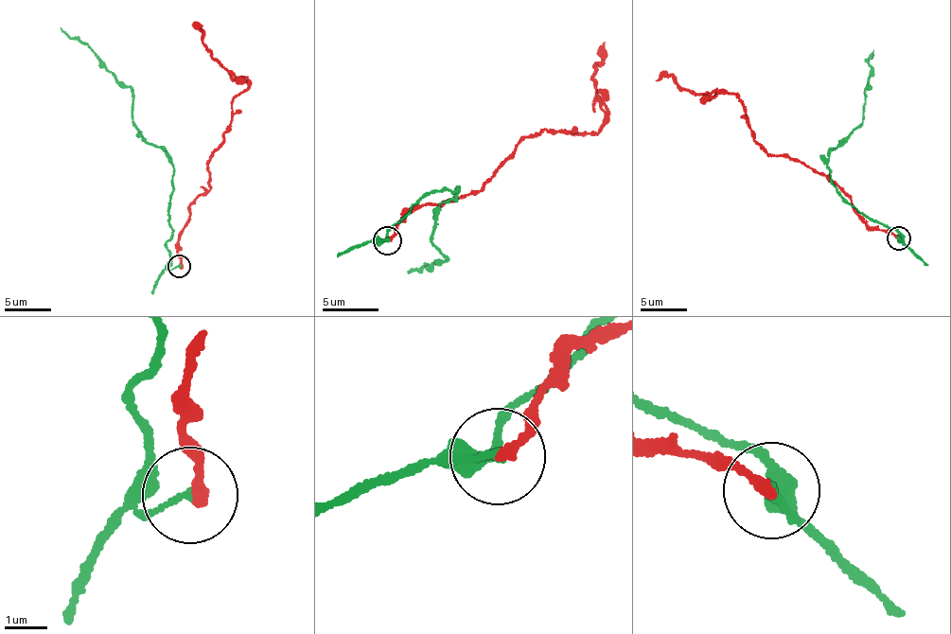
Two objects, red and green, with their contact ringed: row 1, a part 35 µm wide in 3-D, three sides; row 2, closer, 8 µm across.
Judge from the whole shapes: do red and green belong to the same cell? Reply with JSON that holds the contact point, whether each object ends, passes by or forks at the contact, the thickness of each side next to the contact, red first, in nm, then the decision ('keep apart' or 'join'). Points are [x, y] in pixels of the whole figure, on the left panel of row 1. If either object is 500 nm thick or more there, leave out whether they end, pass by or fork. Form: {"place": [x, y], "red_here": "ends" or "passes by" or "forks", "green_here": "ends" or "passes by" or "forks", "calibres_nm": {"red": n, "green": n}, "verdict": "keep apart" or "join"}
{"place": [179, 266], "red_here": "ends", "green_here": "ends", "calibres_nm": {"red": 240, "green": 160}, "verdict": "keep apart"}

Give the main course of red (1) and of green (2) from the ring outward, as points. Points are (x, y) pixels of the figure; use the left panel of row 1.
1: (179, 267), (179, 240), (193, 203), (210, 187), (206, 162), (249, 83), (214, 60), (201, 29)
2: (178, 267), (170, 265), (166, 248), (172, 228), (172, 161), (133, 122), (132, 90), (98, 56), (61, 28)

